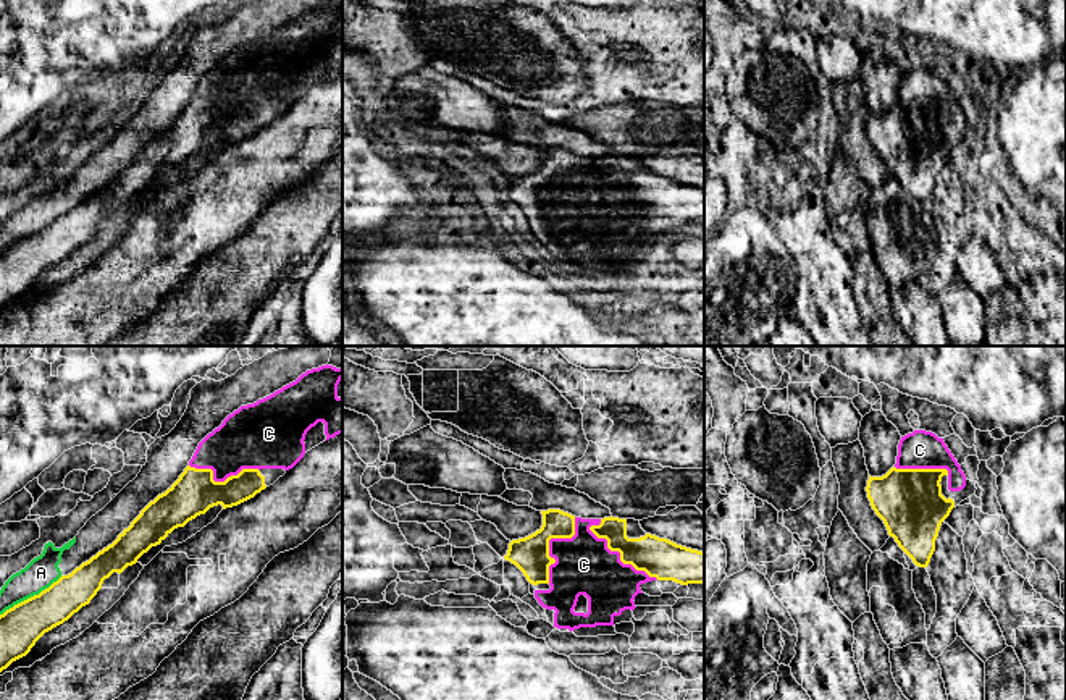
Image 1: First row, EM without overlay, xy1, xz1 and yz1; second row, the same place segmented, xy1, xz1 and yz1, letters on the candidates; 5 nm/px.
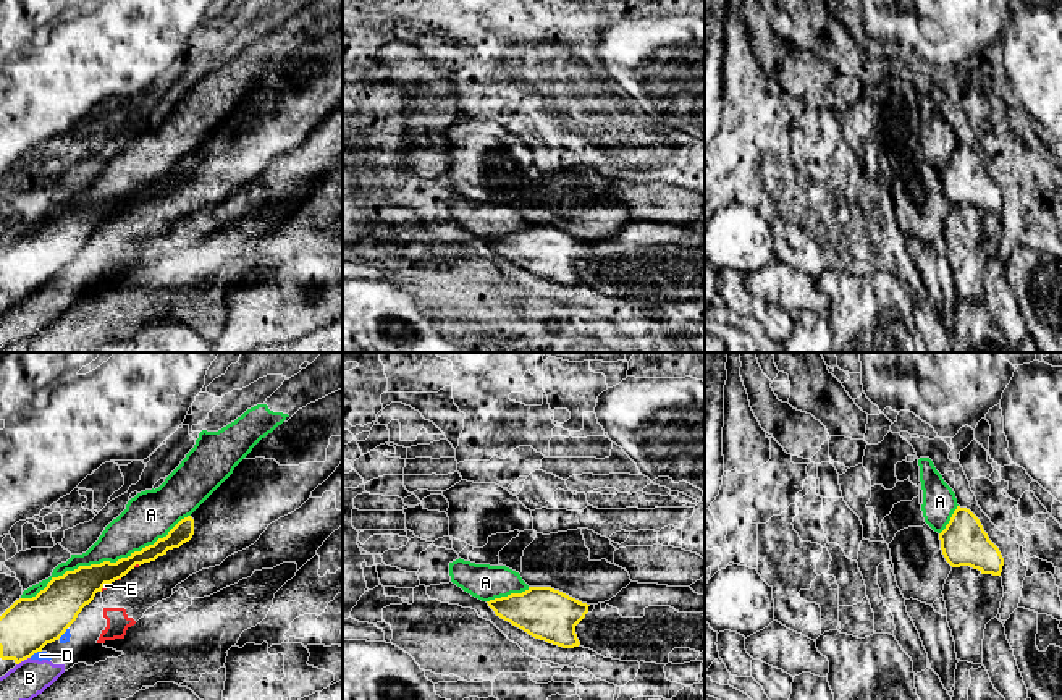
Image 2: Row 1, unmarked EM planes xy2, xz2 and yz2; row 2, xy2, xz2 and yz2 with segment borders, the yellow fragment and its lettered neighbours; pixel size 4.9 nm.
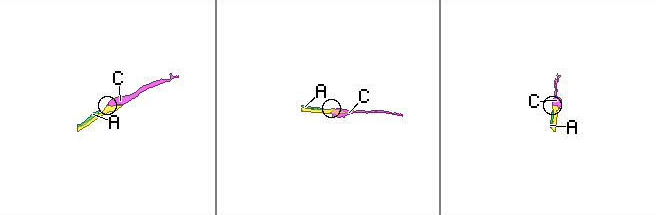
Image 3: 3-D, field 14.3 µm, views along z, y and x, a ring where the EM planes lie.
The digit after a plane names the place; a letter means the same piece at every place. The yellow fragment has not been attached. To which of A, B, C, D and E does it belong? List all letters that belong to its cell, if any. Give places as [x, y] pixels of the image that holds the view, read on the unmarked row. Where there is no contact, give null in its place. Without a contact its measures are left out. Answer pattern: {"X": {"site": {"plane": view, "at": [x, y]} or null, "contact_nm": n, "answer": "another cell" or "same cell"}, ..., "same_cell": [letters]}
{"A": {"site": {"plane": "xy2", "at": [105, 199]}, "contact_nm": 950, "answer": "another cell"}, "B": {"site": {"plane": "xy2", "at": [23, 298]}, "contact_nm": 80, "answer": "another cell"}, "C": {"site": {"plane": "xz1", "at": [621, 196]}, "contact_nm": 440, "answer": "same cell"}, "D": {"site": {"plane": "xy2", "at": [34, 290]}, "contact_nm": 70, "answer": "another cell"}, "E": {"site": {"plane": "xy2", "at": [102, 225]}, "contact_nm": 60, "answer": "another cell"}, "same_cell": ["C"]}

